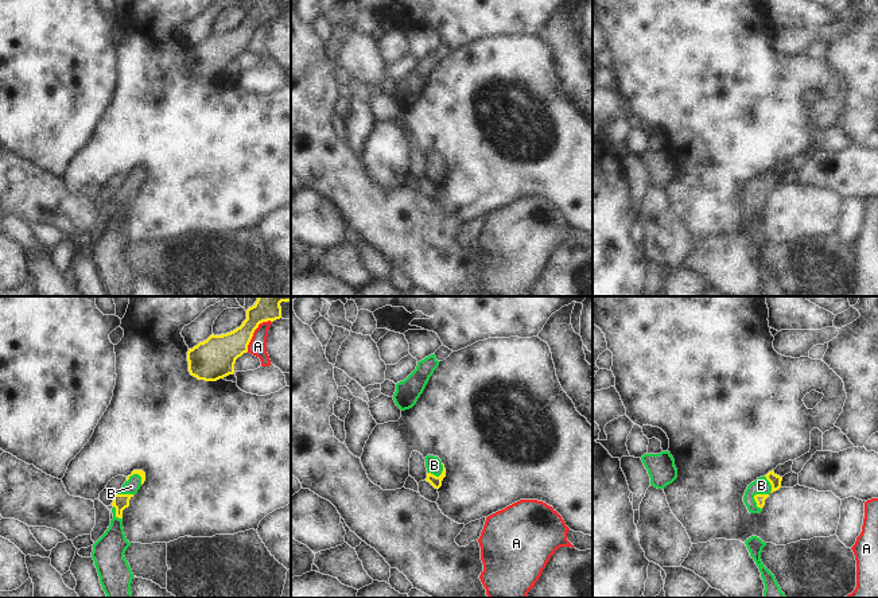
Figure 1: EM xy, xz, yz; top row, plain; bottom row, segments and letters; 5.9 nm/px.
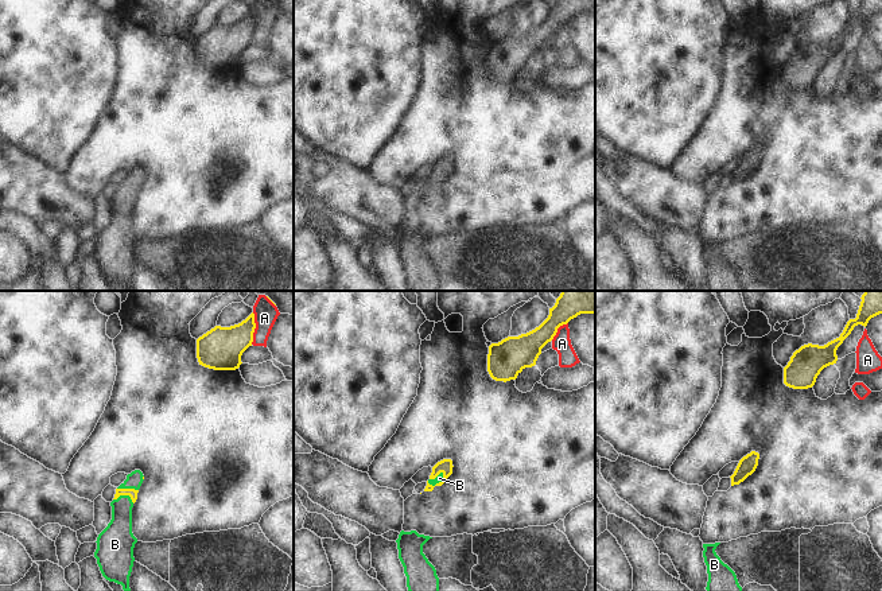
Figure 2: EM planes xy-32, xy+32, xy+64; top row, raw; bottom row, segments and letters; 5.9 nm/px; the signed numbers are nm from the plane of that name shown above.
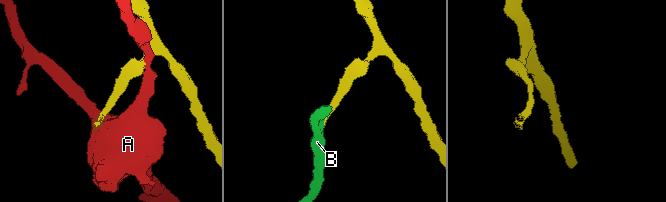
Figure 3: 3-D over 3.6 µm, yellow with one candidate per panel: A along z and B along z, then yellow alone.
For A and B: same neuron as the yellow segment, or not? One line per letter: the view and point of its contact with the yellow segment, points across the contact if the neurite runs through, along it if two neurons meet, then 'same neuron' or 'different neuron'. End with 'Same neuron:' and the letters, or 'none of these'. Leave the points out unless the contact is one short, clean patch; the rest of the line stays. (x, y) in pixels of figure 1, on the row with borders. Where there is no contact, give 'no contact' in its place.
A: meets yellow in xy at (253, 331); border along xy (269, 319), (260, 323), (255, 330), (247, 350); different neuron
B: meets yellow in yz at (762, 494); runs through yz (760, 499), (762, 494), (761, 485); same neuron
Same neuron: B

